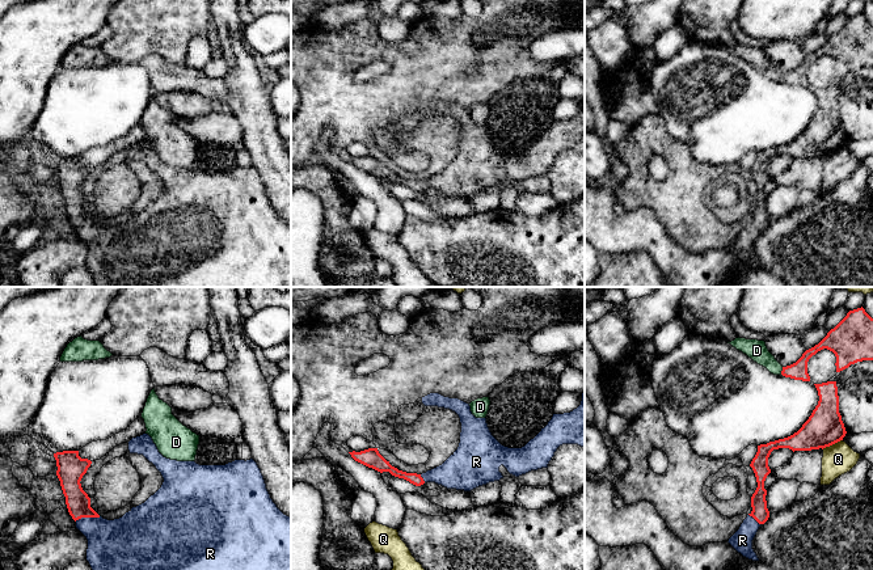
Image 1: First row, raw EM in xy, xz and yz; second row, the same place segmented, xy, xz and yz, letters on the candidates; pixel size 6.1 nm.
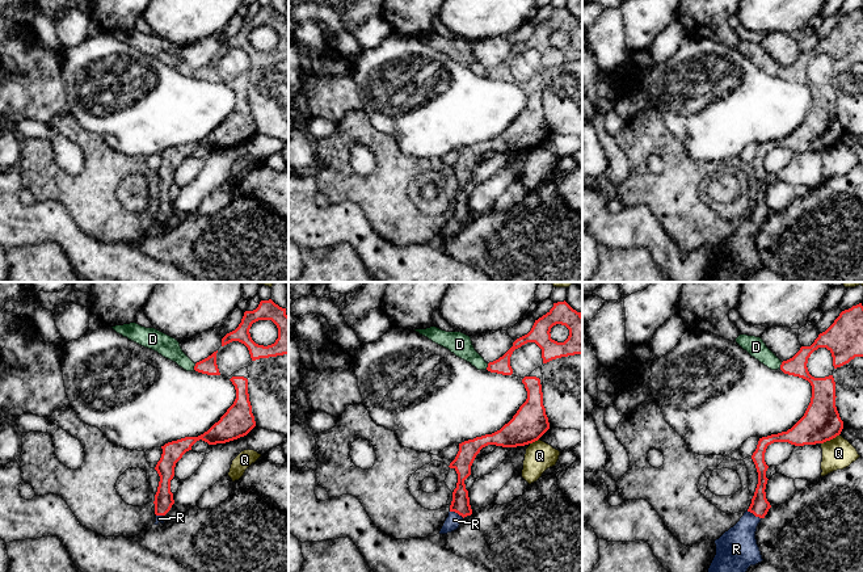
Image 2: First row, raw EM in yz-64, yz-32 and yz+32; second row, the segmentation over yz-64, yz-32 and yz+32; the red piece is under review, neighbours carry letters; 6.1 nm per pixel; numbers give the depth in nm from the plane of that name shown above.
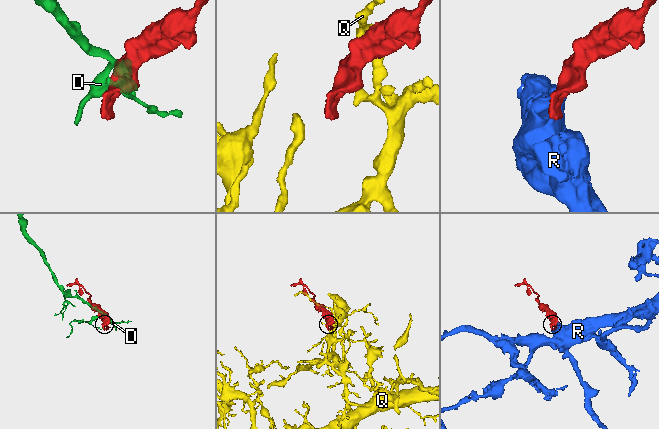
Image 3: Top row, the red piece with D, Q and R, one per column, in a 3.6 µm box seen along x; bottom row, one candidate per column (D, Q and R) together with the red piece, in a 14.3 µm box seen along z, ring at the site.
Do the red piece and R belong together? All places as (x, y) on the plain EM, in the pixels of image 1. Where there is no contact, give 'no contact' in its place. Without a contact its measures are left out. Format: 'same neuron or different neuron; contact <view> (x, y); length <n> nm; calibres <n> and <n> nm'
same neuron; contact xy (87, 223); length 160 nm; calibres 150 and 340 nm

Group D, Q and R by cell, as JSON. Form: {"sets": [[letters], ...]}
{"sets": [["D"], ["Q"], ["R"]]}

